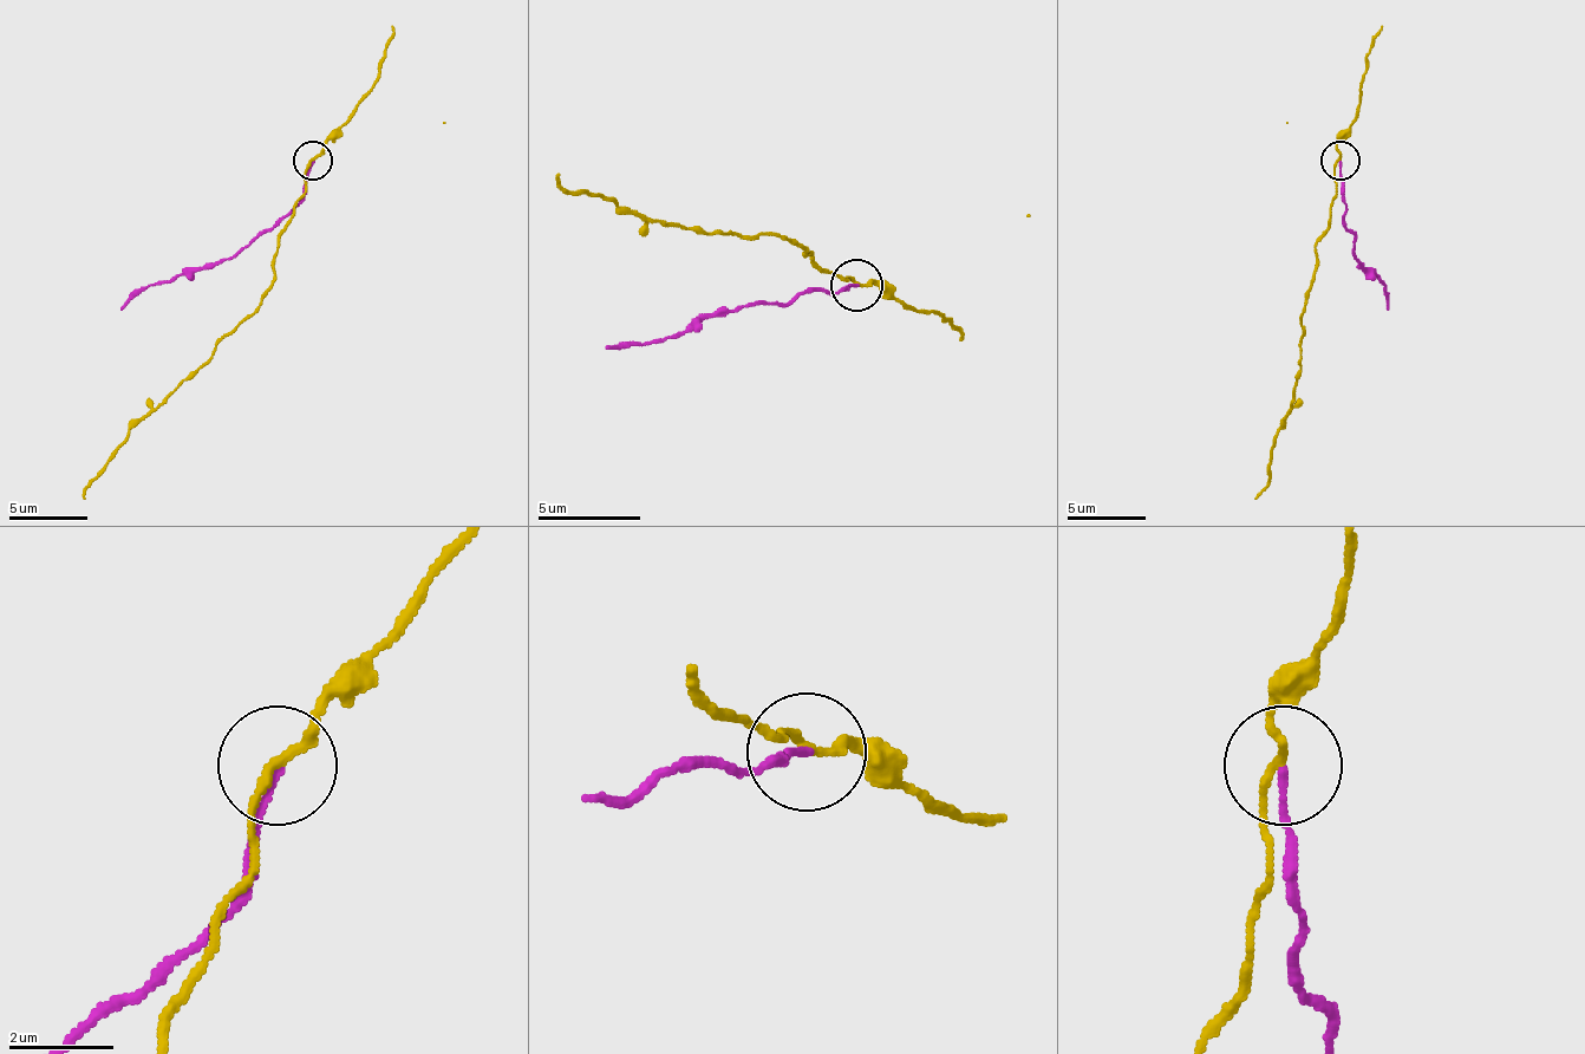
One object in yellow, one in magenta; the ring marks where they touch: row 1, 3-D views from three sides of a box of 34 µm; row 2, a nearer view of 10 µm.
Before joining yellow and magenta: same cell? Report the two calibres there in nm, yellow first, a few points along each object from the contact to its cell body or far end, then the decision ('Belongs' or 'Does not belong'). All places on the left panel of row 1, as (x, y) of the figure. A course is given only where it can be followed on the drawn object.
Thickness 160 nm (yellow) against 130 nm. Course of yellow: (312, 158), (292, 222), (276, 246), (272, 281), (260, 305), (130, 431), (83, 499). Course of magenta: (312, 158), (307, 195), (268, 231), (228, 258), (204, 262), (161, 286), (145, 286), (122, 310). Does not belong

